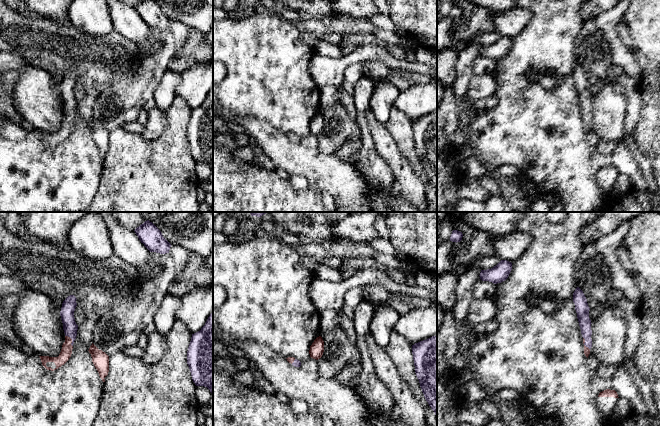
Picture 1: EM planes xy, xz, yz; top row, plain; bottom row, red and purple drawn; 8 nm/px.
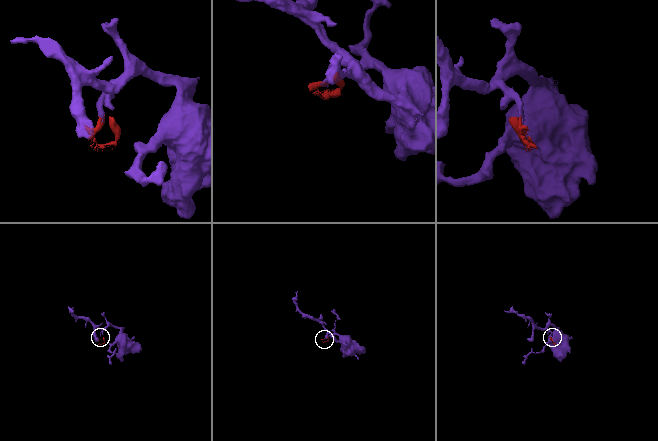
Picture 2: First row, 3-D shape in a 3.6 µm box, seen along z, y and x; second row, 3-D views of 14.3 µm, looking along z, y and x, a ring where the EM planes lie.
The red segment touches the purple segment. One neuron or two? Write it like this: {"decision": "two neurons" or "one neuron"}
{"decision": "one neuron"}

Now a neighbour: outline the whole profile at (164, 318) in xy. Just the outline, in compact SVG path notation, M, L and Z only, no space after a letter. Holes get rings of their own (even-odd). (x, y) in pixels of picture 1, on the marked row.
M170 294L164 296L153 319L157 332L167 335L174 324L176 312L180 306L181 298Z

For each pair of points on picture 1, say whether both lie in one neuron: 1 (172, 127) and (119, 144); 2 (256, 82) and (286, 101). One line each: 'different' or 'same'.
1: same
2: same

